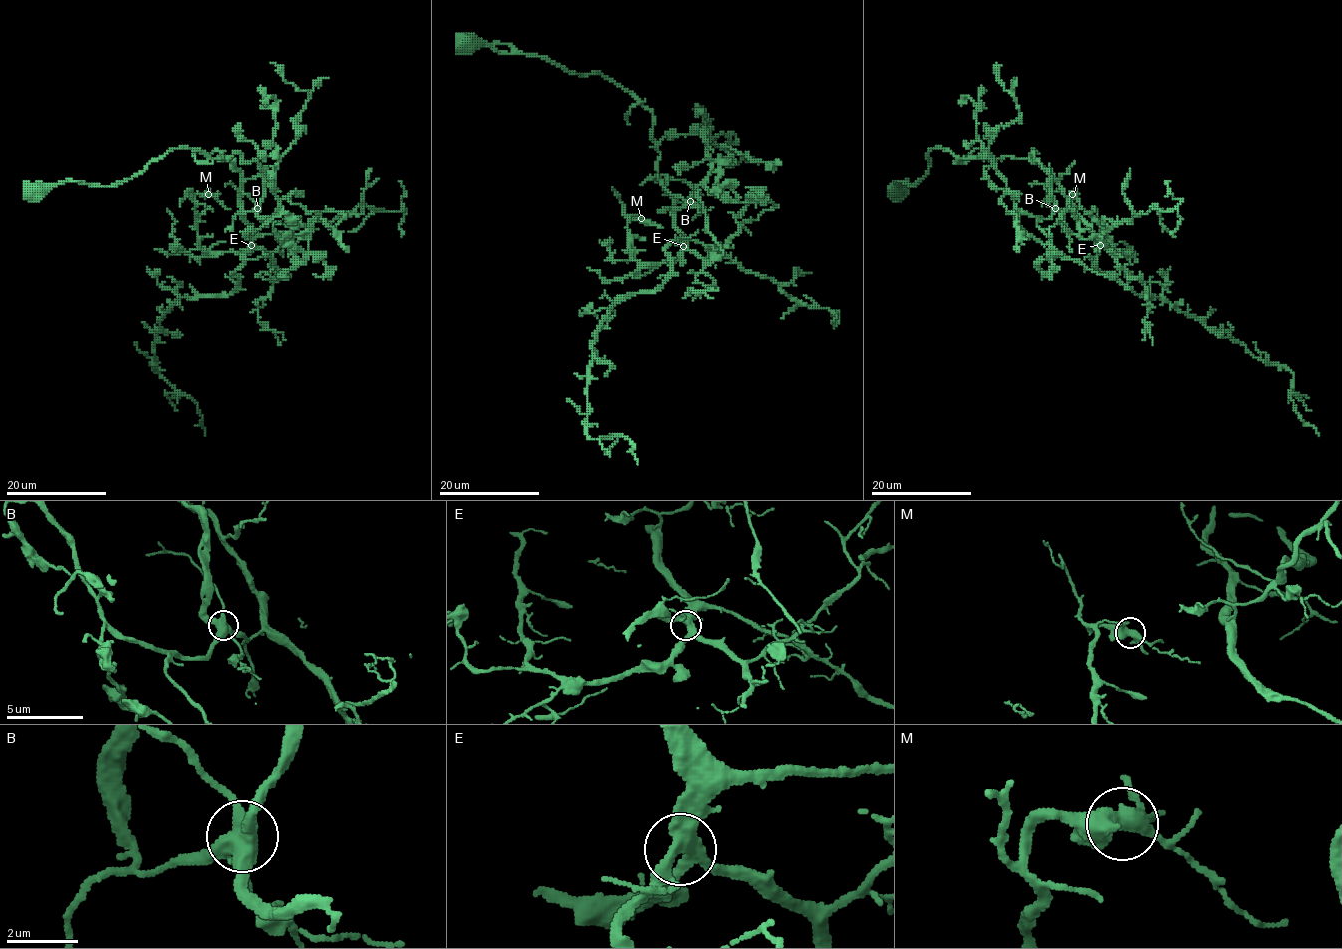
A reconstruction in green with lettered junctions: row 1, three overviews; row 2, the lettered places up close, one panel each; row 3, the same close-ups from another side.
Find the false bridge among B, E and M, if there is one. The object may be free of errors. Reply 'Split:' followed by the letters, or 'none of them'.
Split: none of them

